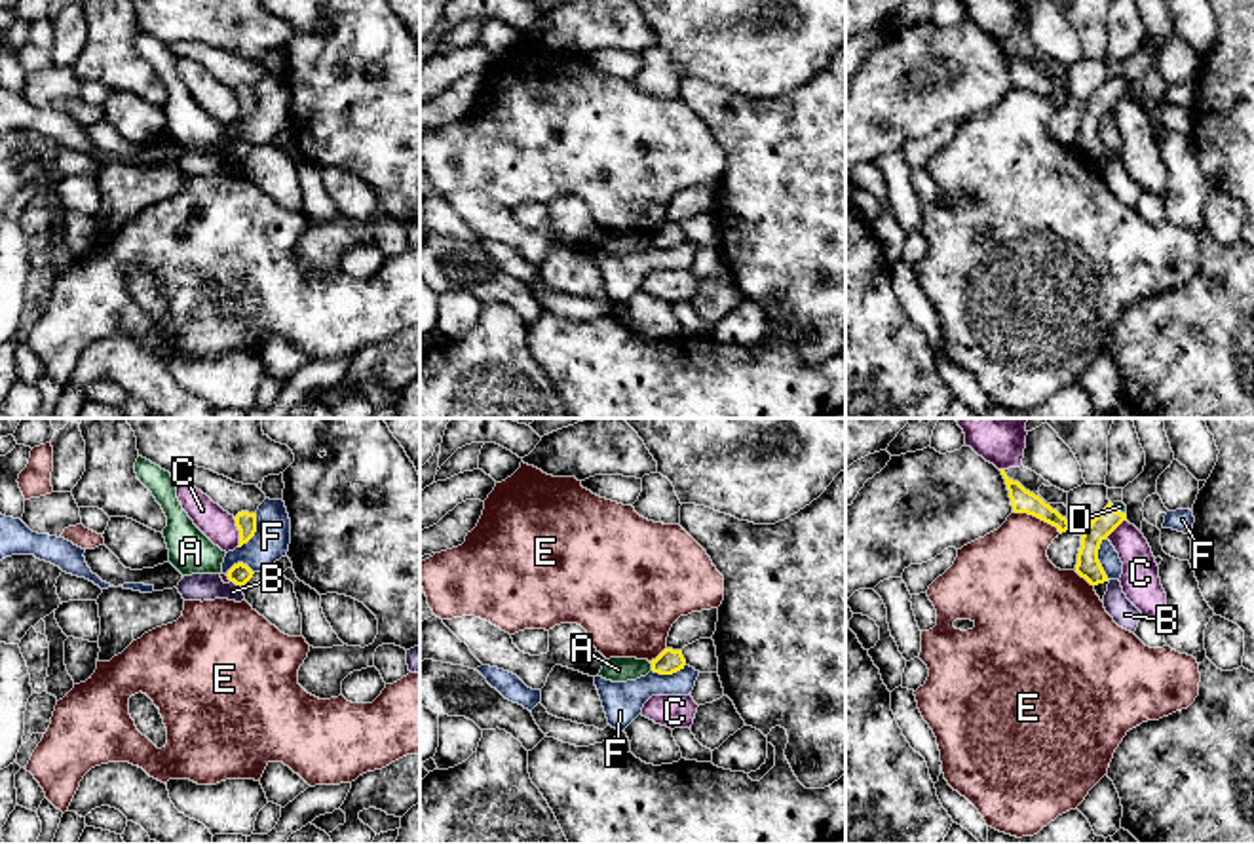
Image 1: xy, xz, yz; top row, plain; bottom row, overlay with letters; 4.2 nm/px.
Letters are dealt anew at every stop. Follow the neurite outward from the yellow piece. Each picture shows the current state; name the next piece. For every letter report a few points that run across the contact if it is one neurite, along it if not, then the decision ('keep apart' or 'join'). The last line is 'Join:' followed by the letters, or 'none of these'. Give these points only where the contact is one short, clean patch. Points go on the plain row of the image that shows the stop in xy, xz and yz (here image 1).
A: line xz (648, 236), (652, 244); keep apart
B: line xy (230, 154), (242, 162); keep apart
C: keep apart
D: line yz (1108, 94), (1120, 86), (1120, 80); join
E: line yz (1013, 84), (1032, 88), (1061, 107); keep apart
F: line yz (1106, 111), (1099, 124), (1099, 137), (1108, 153); keep apart
Join: D

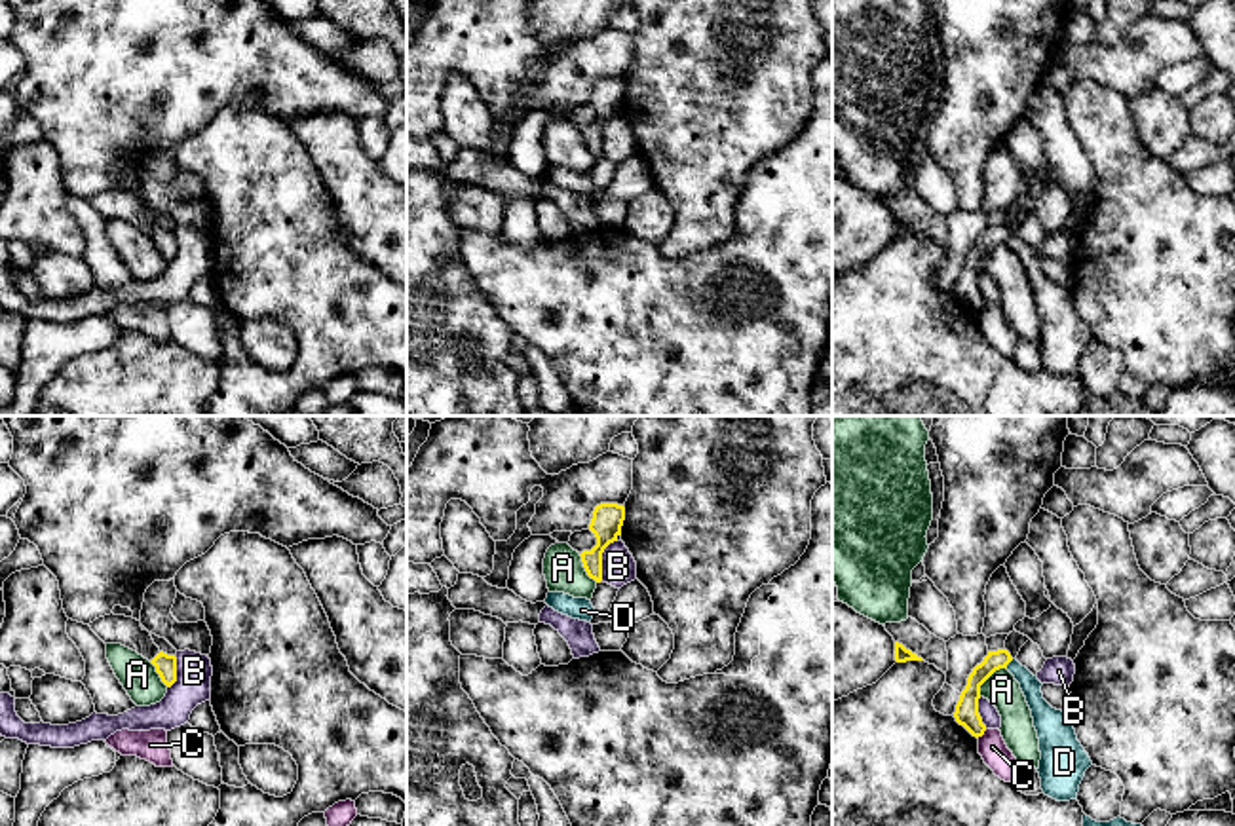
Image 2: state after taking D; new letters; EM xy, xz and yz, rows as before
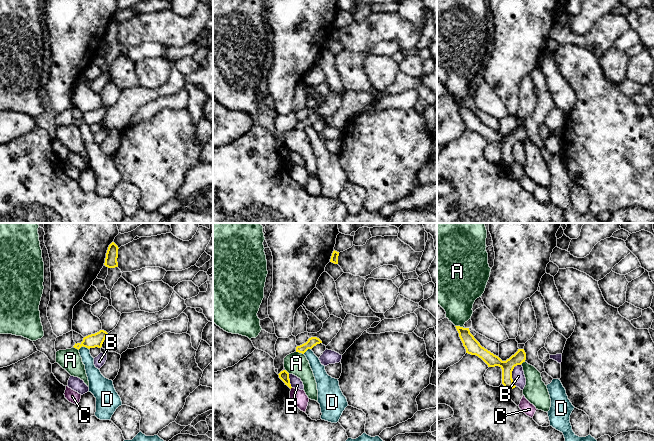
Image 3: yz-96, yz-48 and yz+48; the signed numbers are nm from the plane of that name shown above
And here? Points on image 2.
A: keep apart
B: line xz (616, 114), (603, 128), (601, 154); keep apart
C: line yz (987, 304), (977, 312); keep apart
D: line yz (1013, 234), (1006, 242); keep apart
Join: none of these

